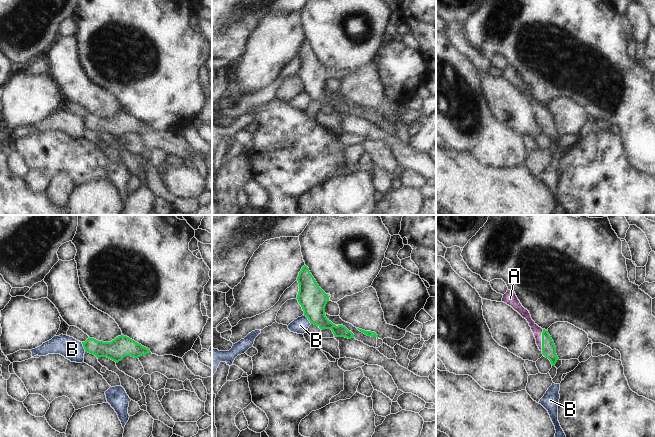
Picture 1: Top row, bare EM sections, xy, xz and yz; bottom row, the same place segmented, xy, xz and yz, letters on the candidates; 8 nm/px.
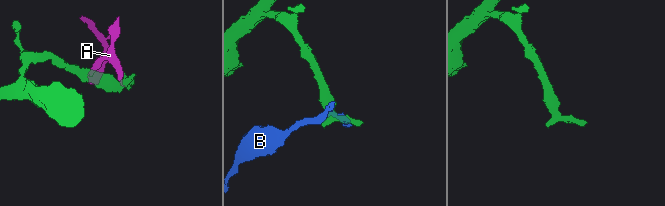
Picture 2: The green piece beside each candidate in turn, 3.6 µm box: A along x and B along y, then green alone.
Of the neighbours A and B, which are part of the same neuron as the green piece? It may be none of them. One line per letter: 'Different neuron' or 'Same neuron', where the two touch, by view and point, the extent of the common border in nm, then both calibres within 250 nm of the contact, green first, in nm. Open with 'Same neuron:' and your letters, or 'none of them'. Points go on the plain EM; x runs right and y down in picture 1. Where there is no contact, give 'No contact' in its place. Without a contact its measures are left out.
Same neuron: A
A: Same neuron. Touches green at yz (542, 116). Shared border 180 nm. Thickness 110 nm (green) against 80 nm
B: Different neuron. Touches green at xy (83, 122). Shared border 90 nm. Thickness 150 nm (green) against 170 nm

